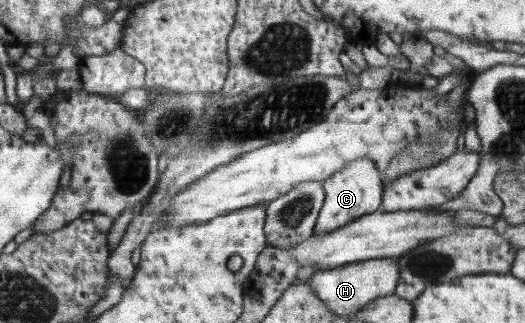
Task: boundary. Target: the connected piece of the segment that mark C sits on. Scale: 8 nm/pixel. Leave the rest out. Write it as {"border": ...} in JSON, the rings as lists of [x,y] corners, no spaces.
{"border":[[[355,159],[324,183],[326,200],[318,217],[314,235],[336,231],[360,217],[380,211],[384,199],[383,174],[373,159]]]}

